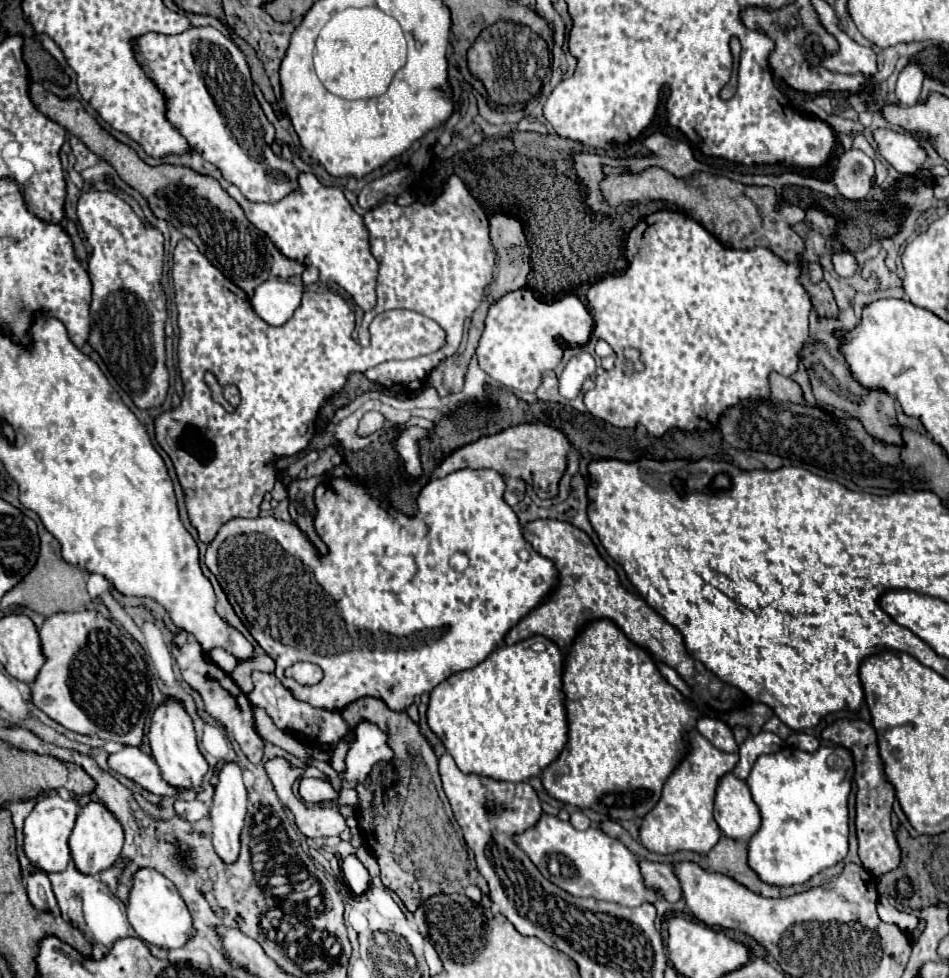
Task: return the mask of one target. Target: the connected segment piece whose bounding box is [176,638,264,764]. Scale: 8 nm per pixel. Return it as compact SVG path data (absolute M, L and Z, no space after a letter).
M188 638L188 642L176 650L176 662L180 666L182 678L202 694L204 704L206 704L206 712L212 714L222 726L226 726L236 742L240 744L242 752L246 754L246 758L250 762L260 762L262 760L262 748L264 748L264 740L258 736L256 728L254 728L254 712L252 712L252 704L248 700L248 696L234 684L234 680L222 670L218 668L218 664L214 664L202 650L202 646L194 640Z

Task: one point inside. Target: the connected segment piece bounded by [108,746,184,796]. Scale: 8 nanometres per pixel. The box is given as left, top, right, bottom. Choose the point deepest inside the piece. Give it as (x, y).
(132, 763)

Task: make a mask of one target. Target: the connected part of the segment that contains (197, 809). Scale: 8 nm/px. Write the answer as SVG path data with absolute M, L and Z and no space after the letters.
M176 800L174 810L180 818L188 822L196 822L208 814L208 808L200 800Z

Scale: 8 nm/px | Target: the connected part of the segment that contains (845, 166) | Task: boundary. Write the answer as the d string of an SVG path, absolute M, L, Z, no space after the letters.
M848 150L838 158L834 170L836 190L844 198L864 198L872 188L874 162L860 150Z

